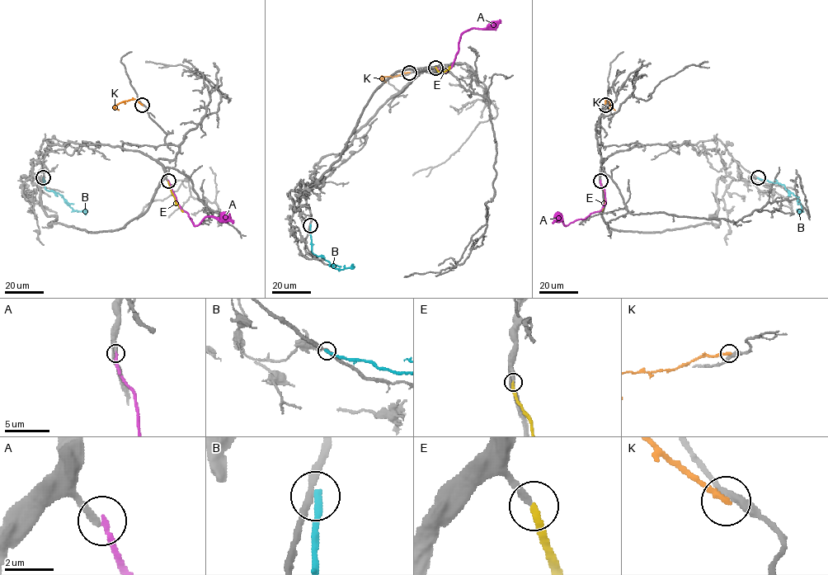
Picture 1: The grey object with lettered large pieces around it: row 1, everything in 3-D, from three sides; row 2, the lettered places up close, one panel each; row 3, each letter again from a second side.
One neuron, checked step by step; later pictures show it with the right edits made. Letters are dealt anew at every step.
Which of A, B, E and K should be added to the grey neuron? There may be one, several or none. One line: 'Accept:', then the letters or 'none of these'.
Accept: E

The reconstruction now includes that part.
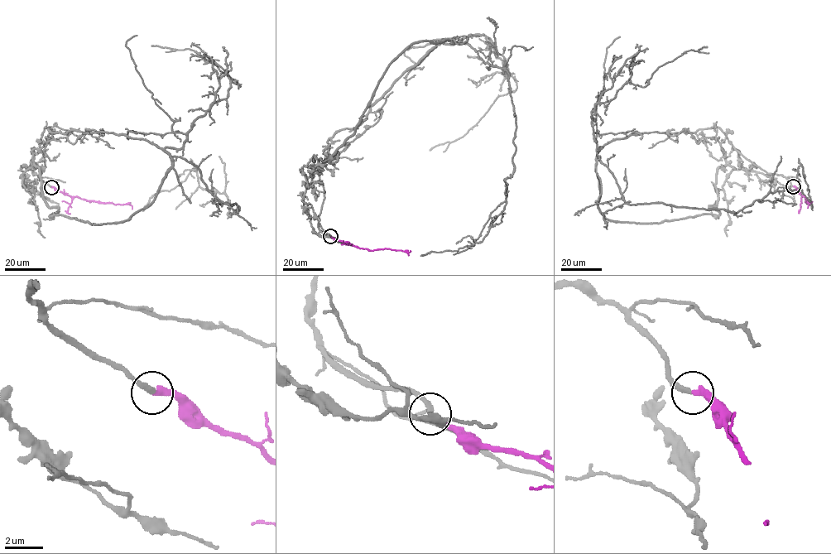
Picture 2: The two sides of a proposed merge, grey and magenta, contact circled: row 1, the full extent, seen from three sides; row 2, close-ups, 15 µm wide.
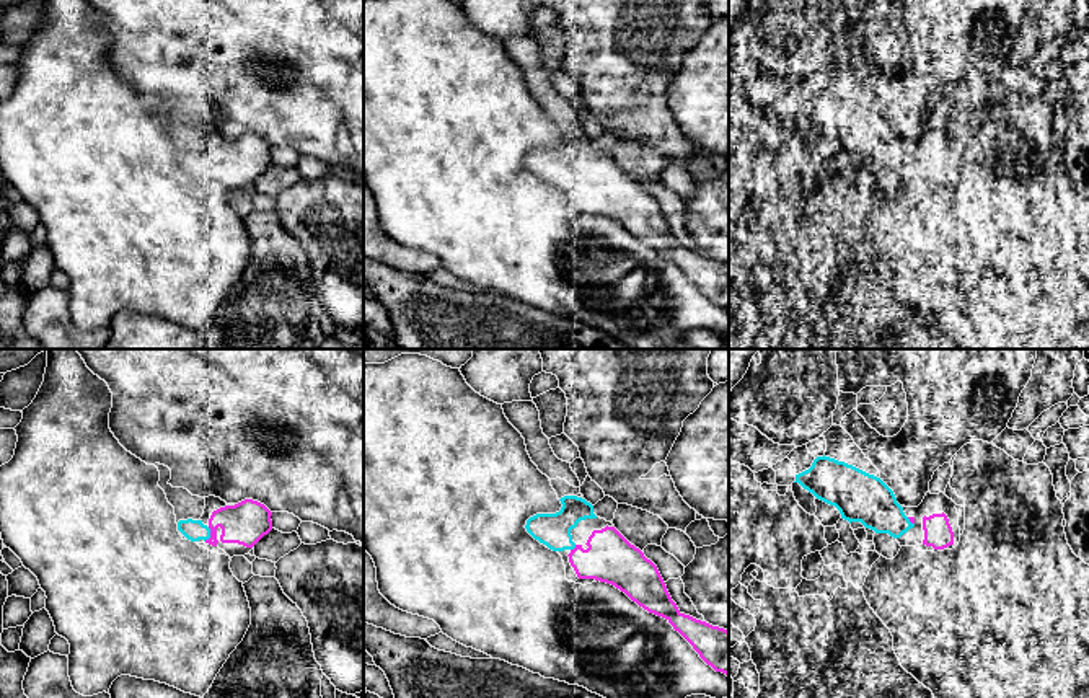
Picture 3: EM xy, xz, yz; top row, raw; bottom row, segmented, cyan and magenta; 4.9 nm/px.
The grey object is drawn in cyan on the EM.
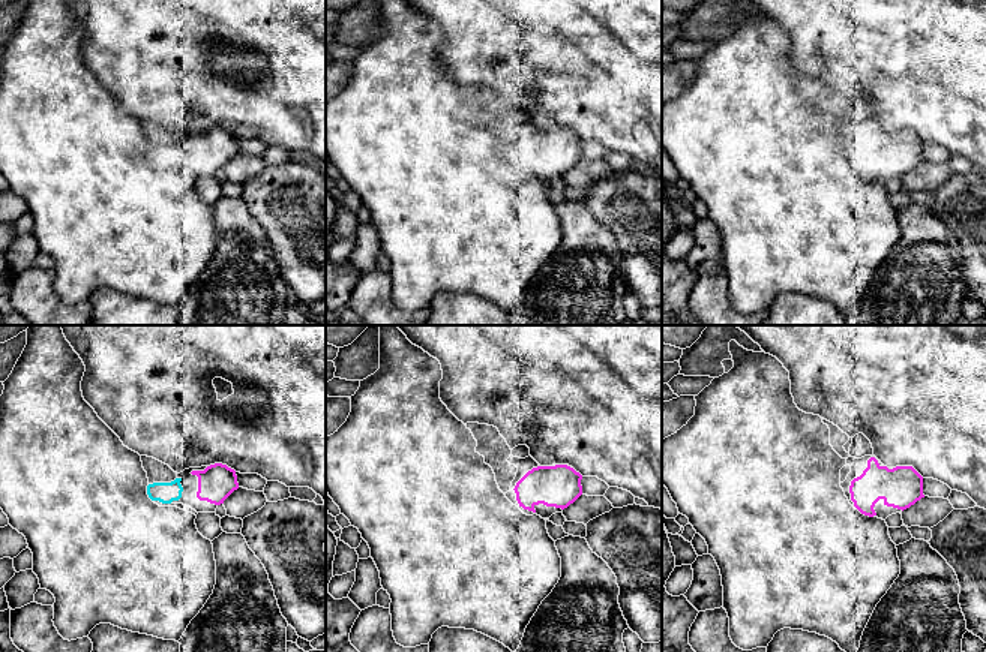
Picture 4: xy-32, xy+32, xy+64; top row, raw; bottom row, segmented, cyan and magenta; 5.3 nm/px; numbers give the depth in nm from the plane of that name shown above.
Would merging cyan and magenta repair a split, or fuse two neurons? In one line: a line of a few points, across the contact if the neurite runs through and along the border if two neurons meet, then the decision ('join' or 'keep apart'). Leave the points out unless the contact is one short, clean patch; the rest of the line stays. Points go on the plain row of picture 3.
join

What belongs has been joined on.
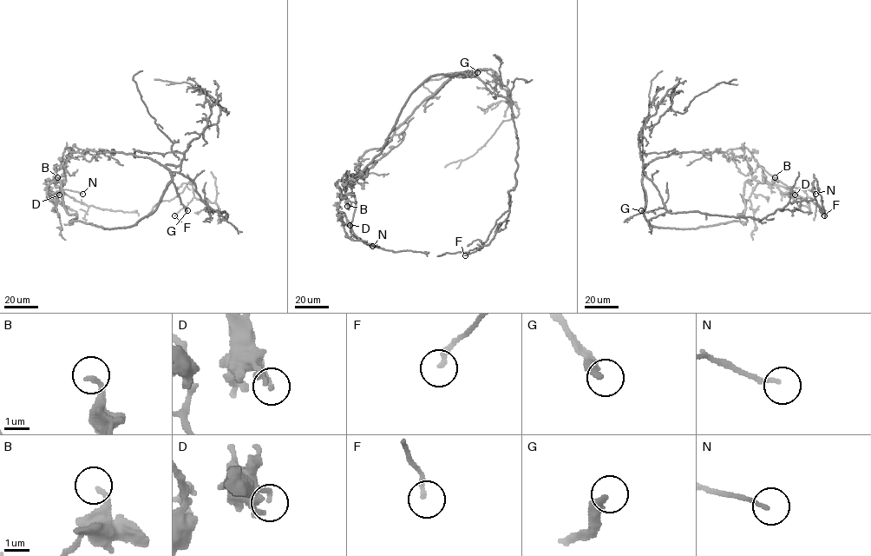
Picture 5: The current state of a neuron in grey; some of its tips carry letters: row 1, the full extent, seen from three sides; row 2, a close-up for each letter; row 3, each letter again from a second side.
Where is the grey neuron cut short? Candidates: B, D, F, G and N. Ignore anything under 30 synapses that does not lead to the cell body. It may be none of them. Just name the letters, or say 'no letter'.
G

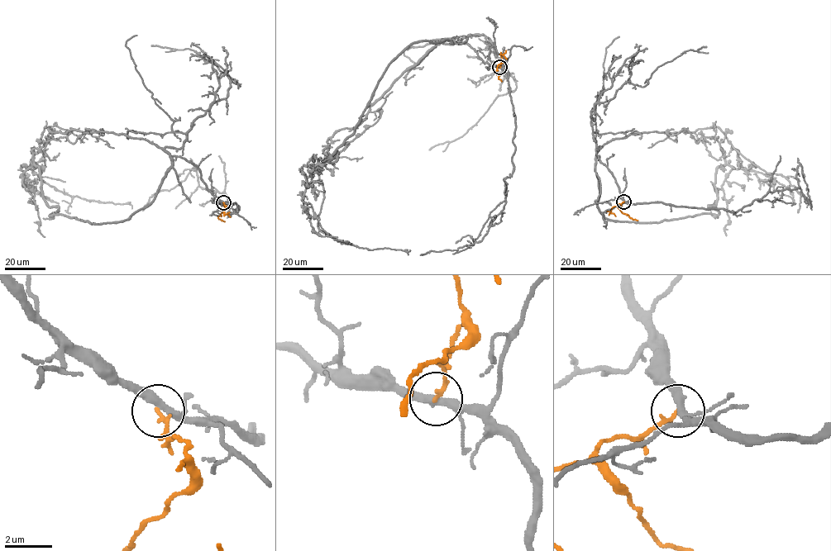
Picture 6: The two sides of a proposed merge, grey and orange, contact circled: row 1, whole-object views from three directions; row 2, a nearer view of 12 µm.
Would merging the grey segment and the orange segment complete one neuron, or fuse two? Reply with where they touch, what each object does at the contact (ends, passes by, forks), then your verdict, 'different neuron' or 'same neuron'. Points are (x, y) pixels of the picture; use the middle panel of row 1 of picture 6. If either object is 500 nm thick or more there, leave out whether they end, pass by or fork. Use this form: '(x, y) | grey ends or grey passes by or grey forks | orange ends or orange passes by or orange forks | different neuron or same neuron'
(499, 67) | grey passes by | orange ends | different neuron

